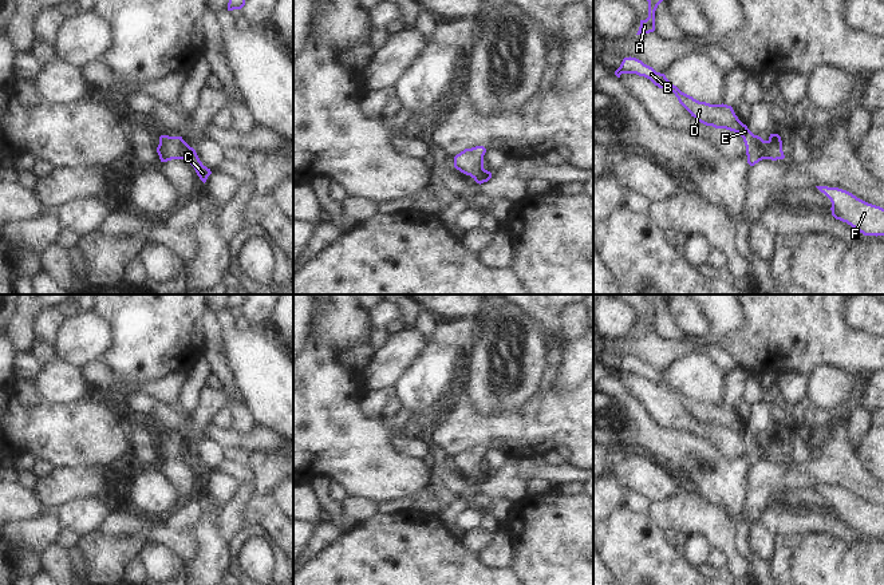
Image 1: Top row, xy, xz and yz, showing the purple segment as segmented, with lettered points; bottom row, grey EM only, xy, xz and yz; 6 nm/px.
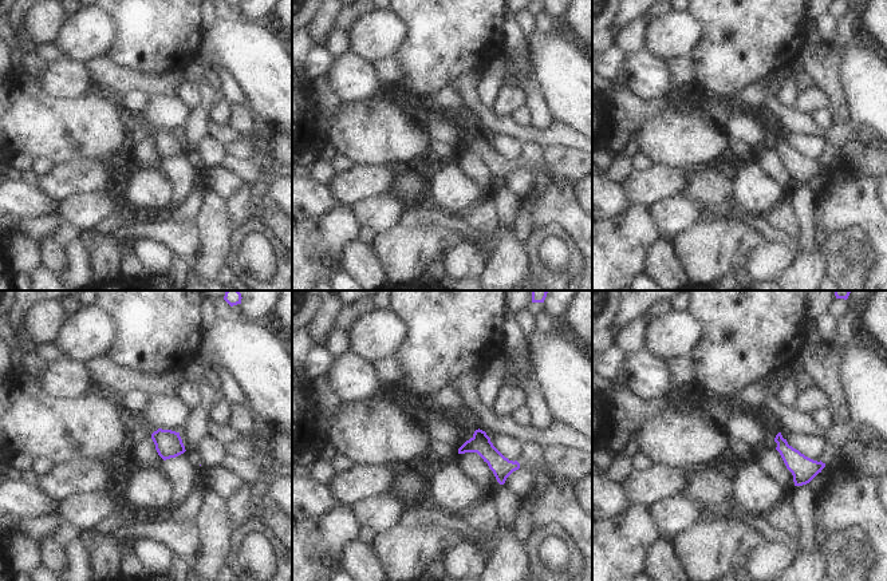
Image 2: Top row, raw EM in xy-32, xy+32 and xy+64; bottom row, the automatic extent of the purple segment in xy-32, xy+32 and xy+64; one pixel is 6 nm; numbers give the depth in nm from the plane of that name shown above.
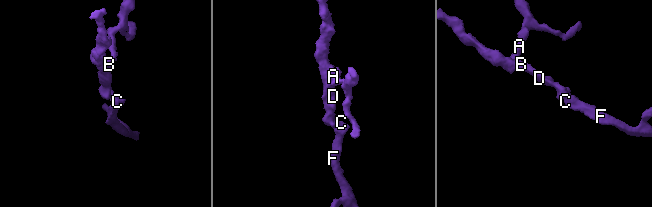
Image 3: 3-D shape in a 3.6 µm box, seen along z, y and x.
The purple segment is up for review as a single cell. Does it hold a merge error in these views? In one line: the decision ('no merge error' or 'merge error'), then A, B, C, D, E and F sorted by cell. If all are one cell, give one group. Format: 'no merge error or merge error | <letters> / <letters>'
no merge error | A B C D E F

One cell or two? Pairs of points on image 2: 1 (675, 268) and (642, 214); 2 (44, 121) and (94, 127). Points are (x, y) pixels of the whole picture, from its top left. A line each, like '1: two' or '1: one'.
1: two
2: one

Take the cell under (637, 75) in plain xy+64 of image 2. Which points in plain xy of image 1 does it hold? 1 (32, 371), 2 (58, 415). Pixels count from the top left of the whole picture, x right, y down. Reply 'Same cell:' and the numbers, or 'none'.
Same cell: none

